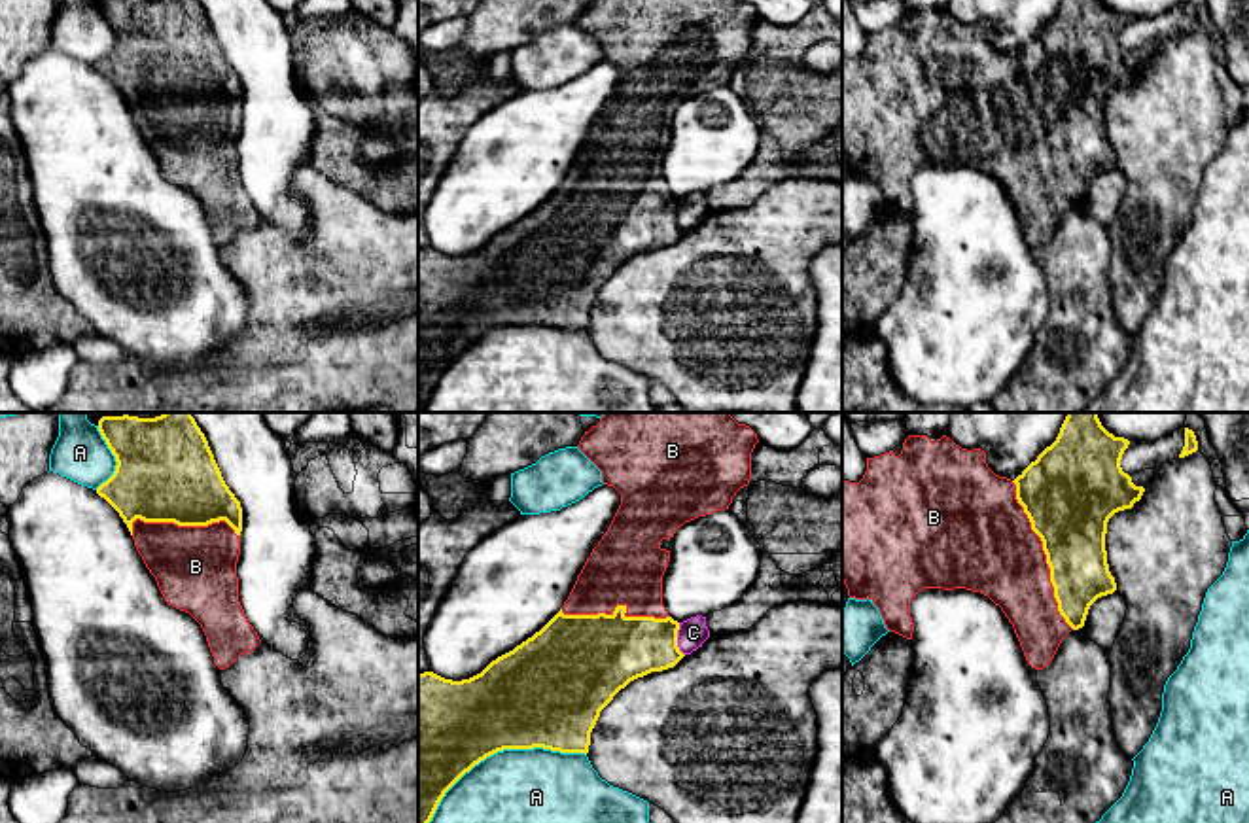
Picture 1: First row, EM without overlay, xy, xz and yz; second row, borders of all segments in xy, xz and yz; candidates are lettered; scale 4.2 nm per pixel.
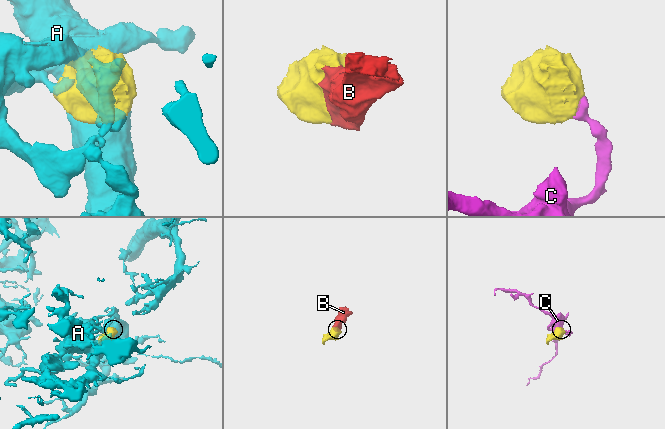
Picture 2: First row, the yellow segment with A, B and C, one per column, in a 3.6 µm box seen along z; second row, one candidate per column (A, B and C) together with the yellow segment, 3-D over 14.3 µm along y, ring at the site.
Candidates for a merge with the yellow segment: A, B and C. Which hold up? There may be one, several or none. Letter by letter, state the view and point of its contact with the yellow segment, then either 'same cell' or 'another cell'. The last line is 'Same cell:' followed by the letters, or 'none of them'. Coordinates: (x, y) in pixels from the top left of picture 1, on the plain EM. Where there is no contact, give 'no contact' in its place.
A: xz (494, 328) | another cell
B: yz (1045, 129) | same cell
C: xz (676, 216) | another cell
Same cell: B

